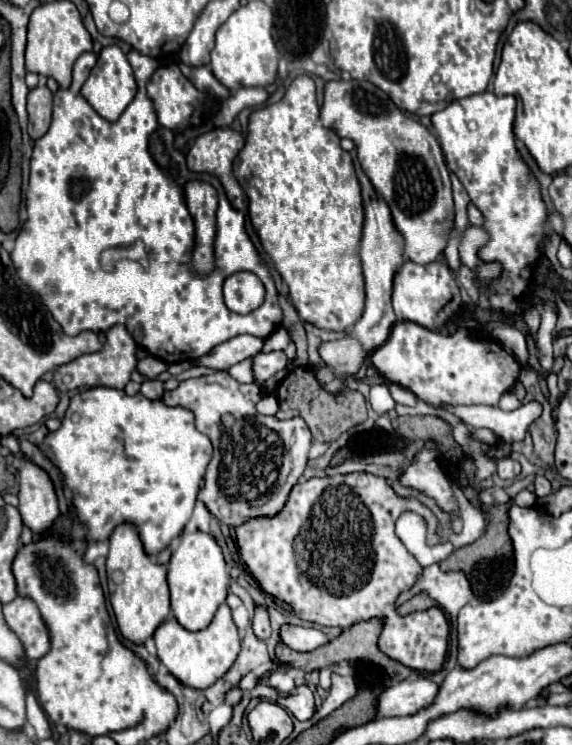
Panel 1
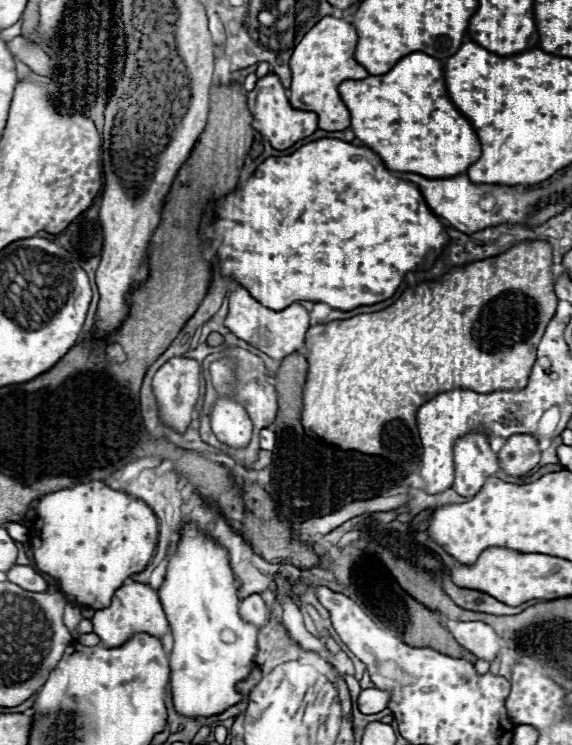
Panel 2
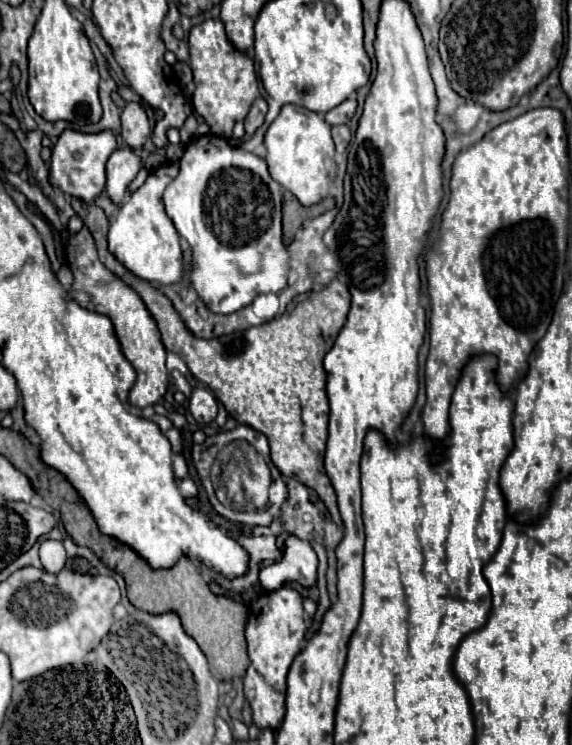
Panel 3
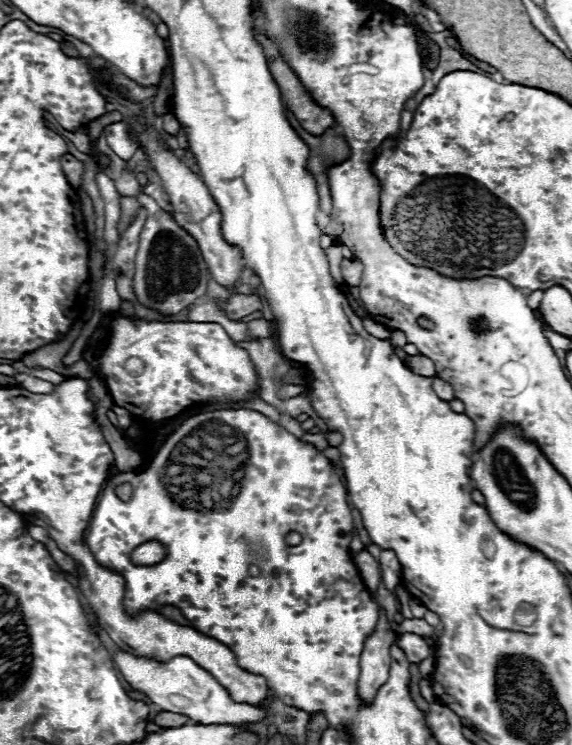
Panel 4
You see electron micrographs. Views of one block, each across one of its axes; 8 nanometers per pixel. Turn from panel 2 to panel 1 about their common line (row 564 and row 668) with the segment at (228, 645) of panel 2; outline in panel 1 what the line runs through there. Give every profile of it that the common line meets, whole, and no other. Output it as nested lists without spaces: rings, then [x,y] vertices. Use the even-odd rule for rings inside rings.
[[[222,604],[218,608],[210,626],[206,626],[204,630],[198,630],[198,632],[184,630],[176,620],[162,622],[158,626],[158,630],[154,632],[154,642],[156,642],[158,658],[168,668],[168,672],[172,676],[176,676],[184,686],[196,688],[196,690],[210,688],[210,684],[214,684],[214,680],[222,678],[230,670],[230,666],[234,664],[234,660],[238,658],[238,652],[240,652],[238,628],[236,628],[236,624],[230,616],[230,608],[226,604]]]

